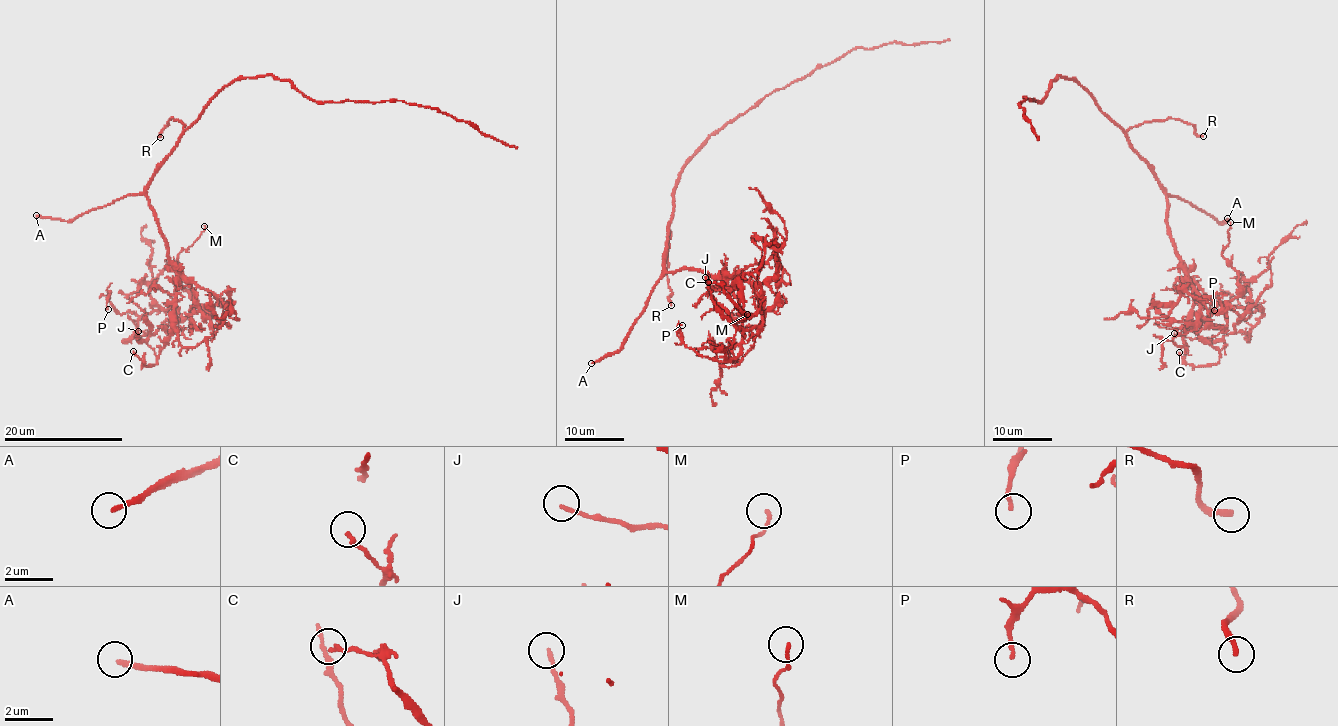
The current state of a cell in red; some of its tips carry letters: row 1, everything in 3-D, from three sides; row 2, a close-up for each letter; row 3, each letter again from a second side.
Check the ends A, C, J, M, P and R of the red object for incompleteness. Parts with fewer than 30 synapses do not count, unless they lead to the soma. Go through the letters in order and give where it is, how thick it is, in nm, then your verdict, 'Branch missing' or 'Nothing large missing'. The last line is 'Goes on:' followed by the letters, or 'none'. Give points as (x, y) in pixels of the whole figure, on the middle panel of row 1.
A: Place: (591, 363). Thickness 200 nm. Branch missing
C: Place: (708, 282). Thickness 170 nm. Nothing large missing
J: Place: (705, 277). Thickness 140 nm. Nothing large missing
M: Place: (747, 314). Thickness 120 nm. Nothing large missing
P: Place: (682, 325). Thickness 170 nm. Nothing large missing
R: Place: (671, 305). Thickness 260 nm. Nothing large missing
Goes on: A

